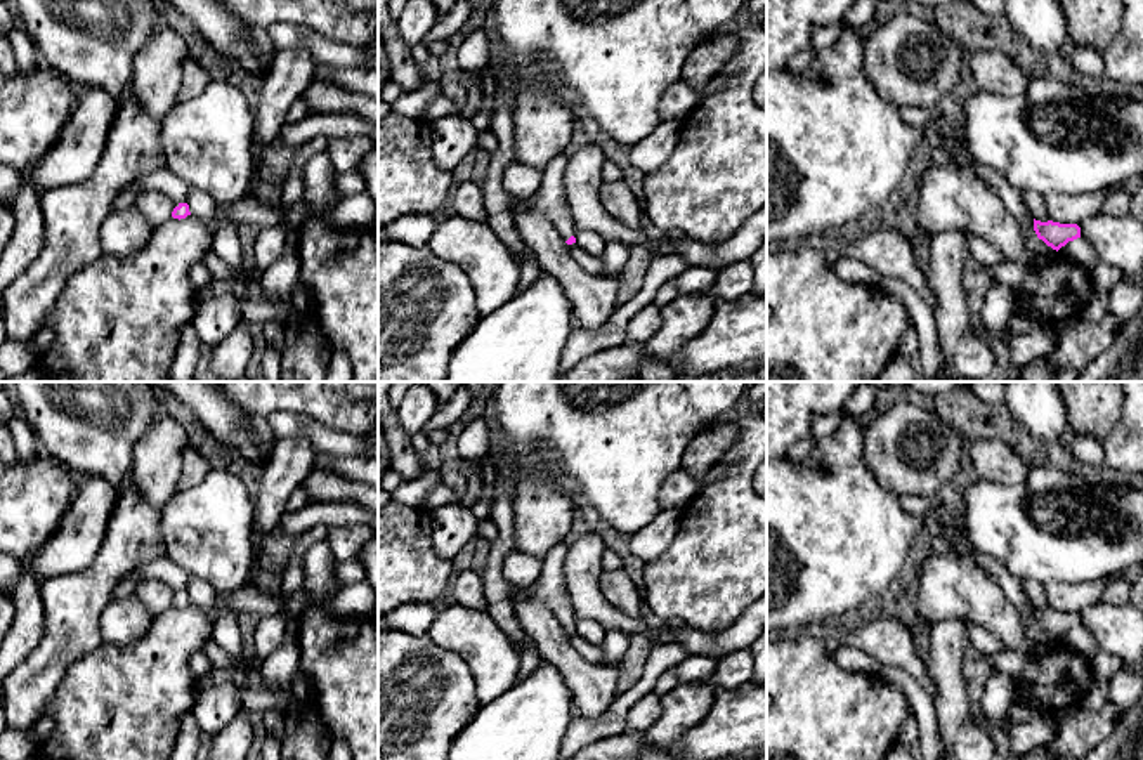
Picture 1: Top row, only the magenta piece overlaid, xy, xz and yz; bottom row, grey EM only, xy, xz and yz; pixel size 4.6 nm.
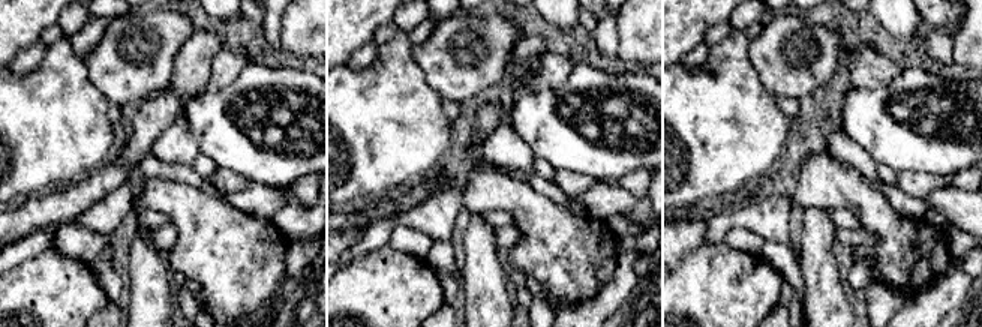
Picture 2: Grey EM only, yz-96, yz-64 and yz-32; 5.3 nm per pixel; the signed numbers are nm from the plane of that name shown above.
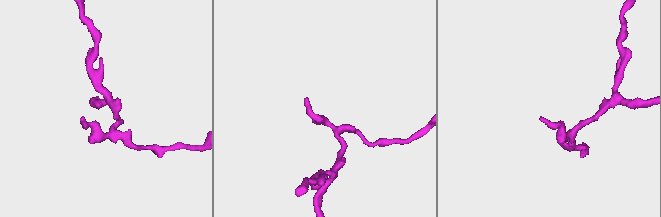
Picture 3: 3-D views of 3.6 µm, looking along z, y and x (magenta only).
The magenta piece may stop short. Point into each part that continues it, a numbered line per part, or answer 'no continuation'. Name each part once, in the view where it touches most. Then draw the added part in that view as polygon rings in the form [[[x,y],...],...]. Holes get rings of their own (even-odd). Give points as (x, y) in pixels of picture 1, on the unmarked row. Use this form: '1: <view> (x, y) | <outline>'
1: xz (548, 589) | [[[562,541],[555,545],[543,559],[543,569],[538,580],[529,586],[517,586],[512,590],[512,602],[517,604],[524,595],[546,604],[564,630],[576,623],[571,599],[564,585],[564,564],[567,545]]]

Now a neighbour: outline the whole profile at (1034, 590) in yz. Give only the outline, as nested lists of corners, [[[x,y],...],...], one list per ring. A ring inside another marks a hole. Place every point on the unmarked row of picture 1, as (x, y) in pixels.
[[[1020,580],[1020,585],[1035,609],[1041,609],[1041,611],[1049,609],[1044,595],[1044,586],[1041,583],[1032,580]]]

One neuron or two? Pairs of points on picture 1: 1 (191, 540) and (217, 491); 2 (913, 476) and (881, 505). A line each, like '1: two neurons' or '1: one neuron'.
1: one neuron
2: two neurons

